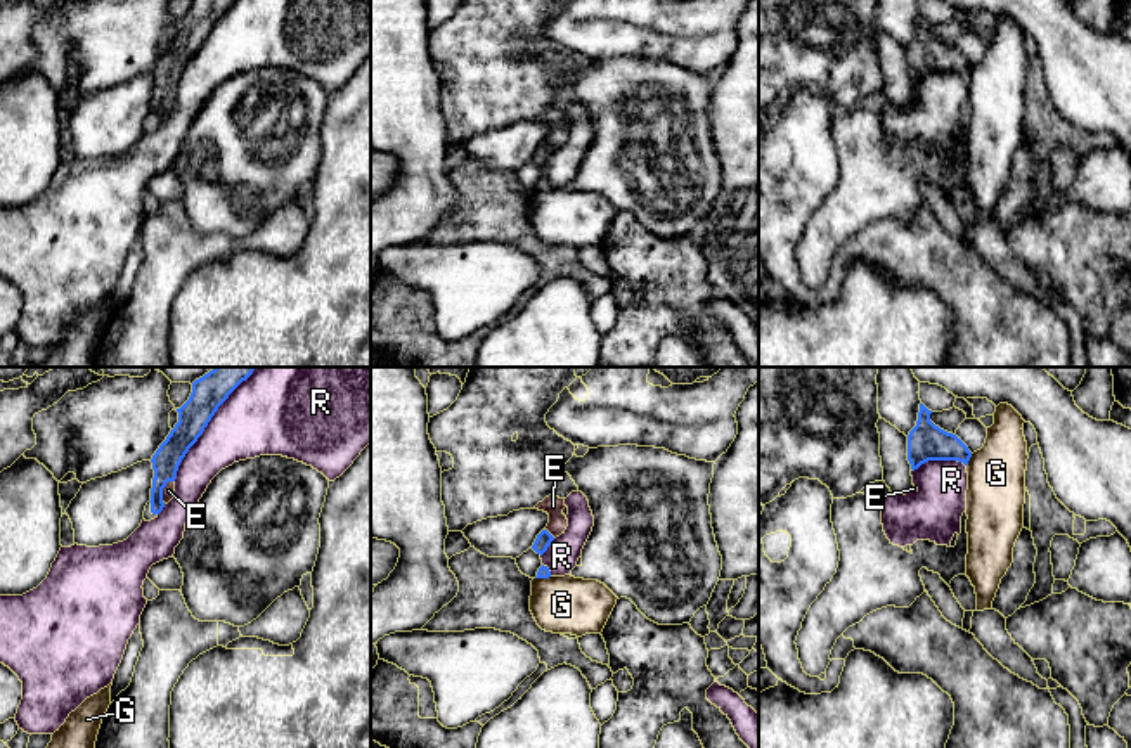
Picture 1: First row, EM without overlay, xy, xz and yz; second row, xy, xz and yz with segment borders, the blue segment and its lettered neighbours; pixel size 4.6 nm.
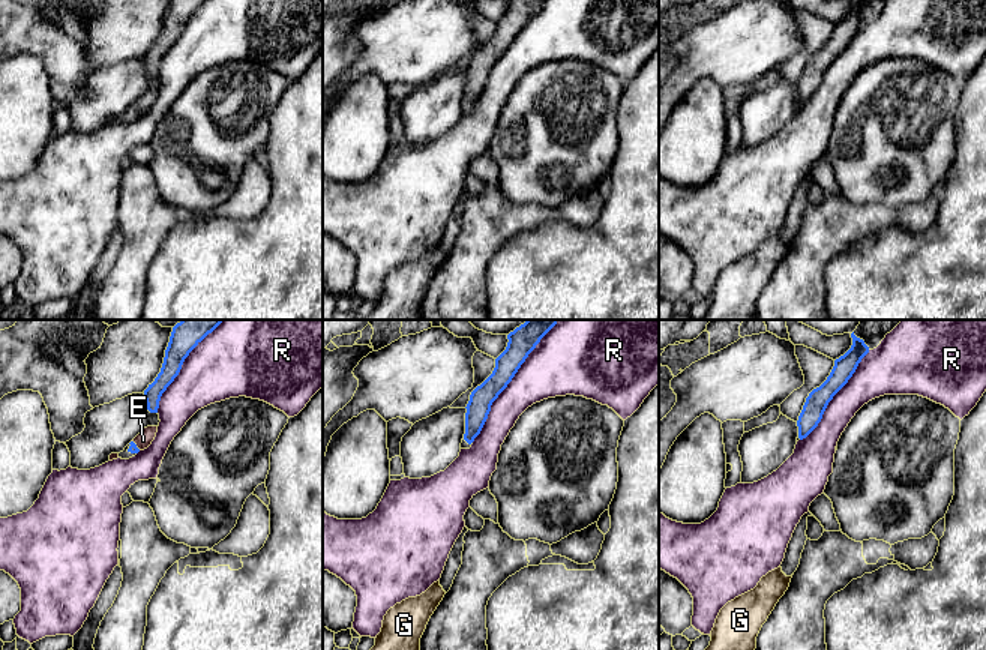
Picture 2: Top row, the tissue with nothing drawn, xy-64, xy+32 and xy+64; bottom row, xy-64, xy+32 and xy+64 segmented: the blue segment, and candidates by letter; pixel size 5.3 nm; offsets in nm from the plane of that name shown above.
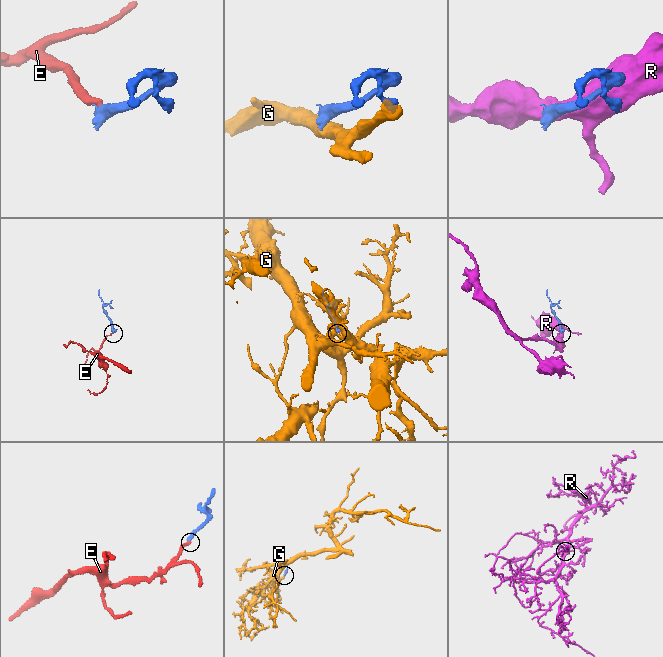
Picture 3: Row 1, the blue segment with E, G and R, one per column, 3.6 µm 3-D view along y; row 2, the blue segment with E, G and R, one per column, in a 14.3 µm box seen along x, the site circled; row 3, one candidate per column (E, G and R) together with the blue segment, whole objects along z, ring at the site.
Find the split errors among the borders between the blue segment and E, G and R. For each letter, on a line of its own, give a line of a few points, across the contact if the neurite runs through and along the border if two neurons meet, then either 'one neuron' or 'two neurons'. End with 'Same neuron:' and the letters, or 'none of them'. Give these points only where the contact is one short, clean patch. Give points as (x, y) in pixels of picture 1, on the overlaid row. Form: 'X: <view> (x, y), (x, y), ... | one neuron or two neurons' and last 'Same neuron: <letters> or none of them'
E: xy (167, 459), (161, 490), (168, 490) | one neuron
G: yz (972, 454), (965, 464) | two neurons
R: two neurons
Same neuron: E

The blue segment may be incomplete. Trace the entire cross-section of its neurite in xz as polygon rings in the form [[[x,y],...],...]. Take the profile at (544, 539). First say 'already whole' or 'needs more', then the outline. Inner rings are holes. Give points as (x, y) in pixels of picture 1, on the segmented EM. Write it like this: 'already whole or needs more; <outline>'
needs more; [[[549,495],[546,497],[542,502],[539,502],[535,506],[535,509],[544,511],[549,514],[549,523],[547,526],[537,535],[532,549],[537,554],[544,554],[547,551],[547,547],[551,545],[551,542],[559,537],[561,533],[565,533],[566,526],[568,526],[568,519],[563,514],[565,509],[565,499],[559,499],[556,495]]]

